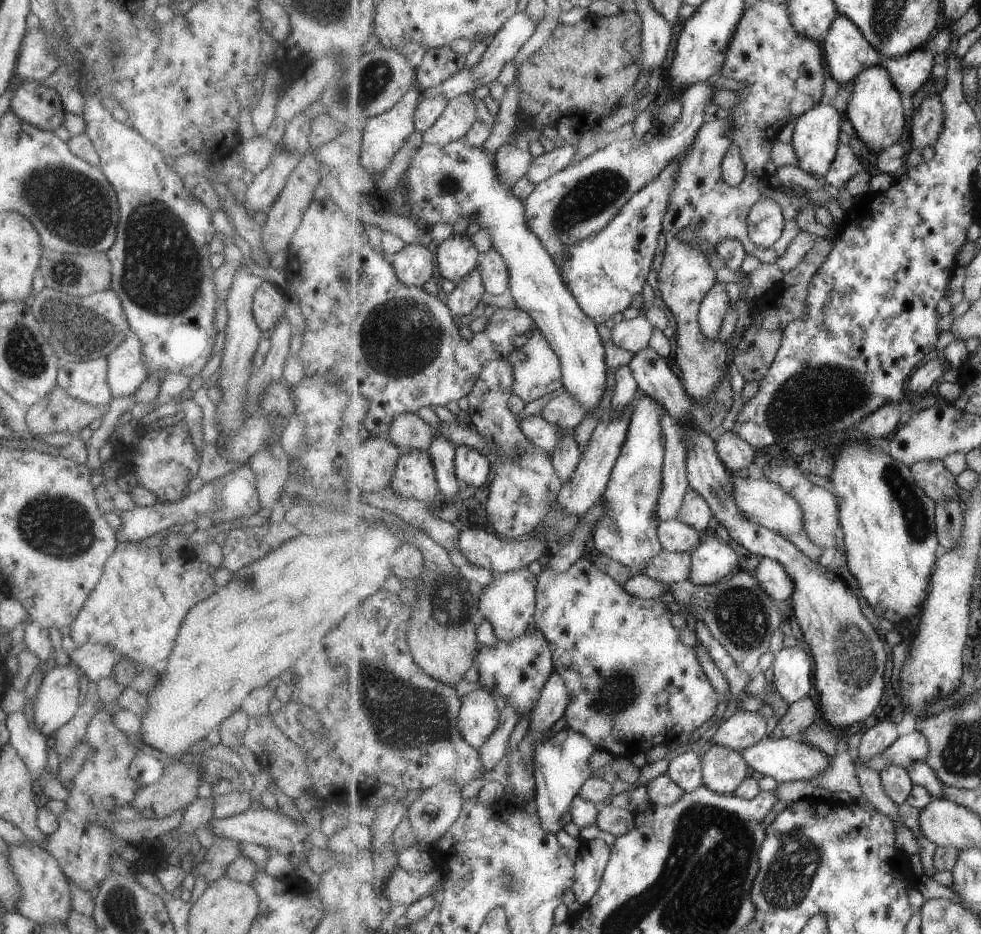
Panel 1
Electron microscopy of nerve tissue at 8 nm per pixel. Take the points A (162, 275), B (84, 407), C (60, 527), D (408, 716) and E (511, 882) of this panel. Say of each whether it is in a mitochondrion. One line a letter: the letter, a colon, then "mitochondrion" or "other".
A: mitochondrion
B: other
C: mitochondrion
D: mitochondrion
E: mitochondrion

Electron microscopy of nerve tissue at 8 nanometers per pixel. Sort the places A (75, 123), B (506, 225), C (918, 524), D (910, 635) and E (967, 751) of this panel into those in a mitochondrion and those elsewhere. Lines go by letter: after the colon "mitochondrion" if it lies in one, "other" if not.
A: other
B: other
C: mitochondrion
D: other
E: mitochondrion

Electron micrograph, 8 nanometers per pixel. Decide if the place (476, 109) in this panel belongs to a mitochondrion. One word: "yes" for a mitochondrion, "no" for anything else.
no

